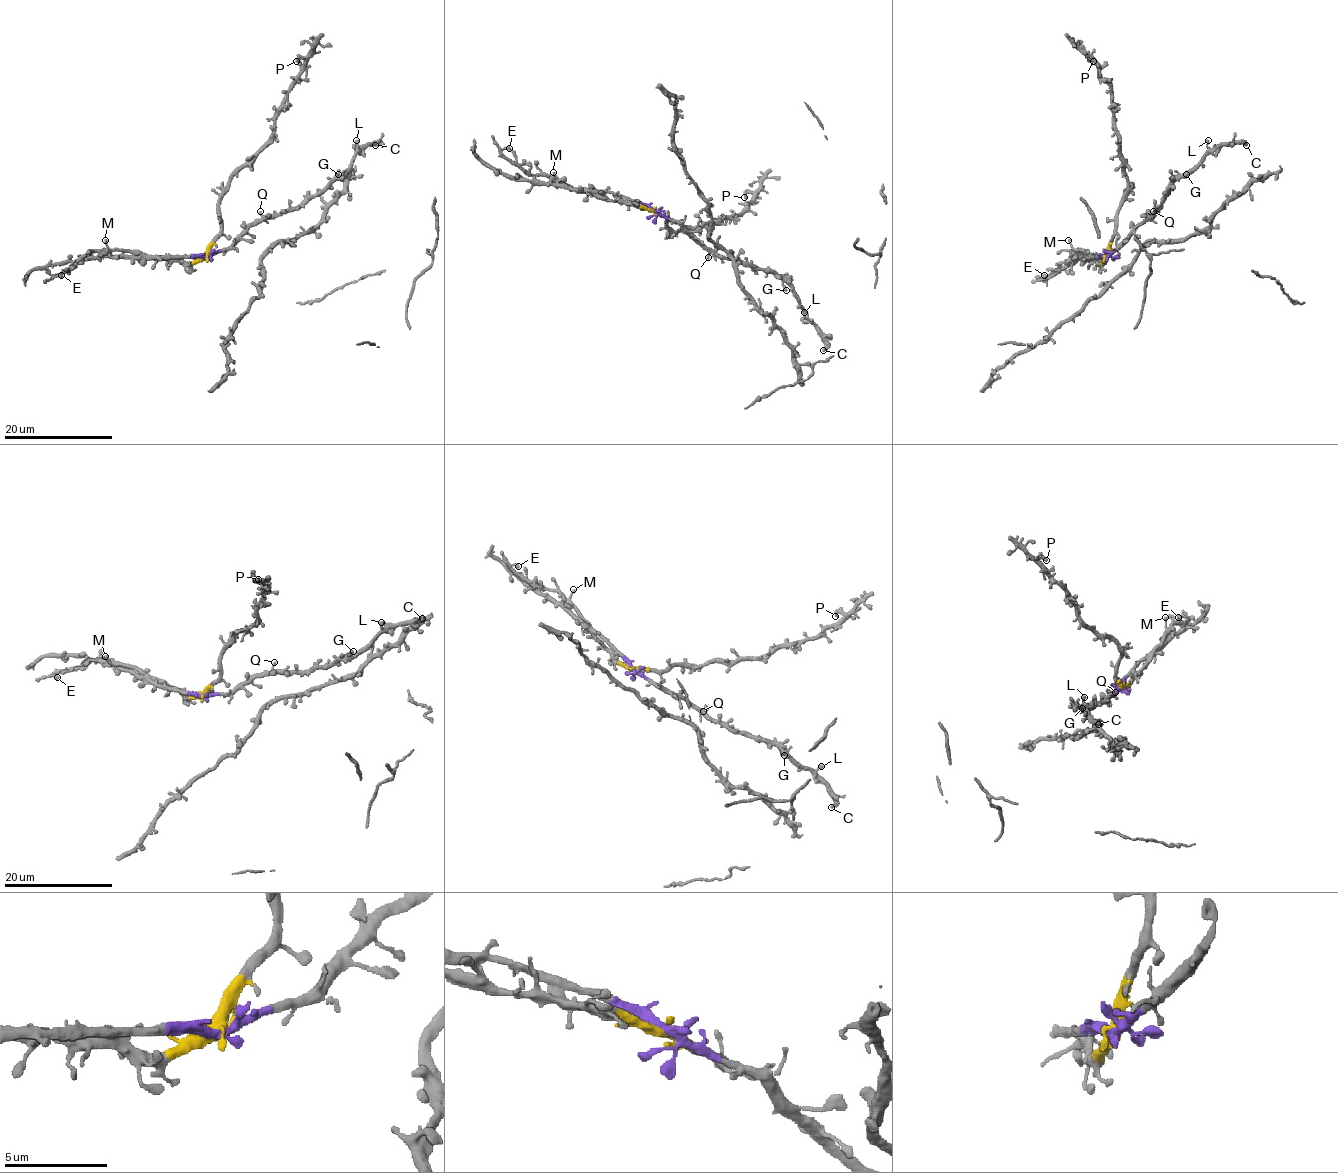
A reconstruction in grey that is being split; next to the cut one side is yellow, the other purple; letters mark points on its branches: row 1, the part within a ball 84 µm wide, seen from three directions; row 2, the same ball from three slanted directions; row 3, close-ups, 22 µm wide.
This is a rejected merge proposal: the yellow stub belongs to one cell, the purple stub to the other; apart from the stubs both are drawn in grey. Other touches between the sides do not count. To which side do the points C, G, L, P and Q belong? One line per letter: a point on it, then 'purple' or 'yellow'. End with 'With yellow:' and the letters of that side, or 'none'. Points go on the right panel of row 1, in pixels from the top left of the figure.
C: (1246, 145) | purple
G: (1186, 174) | purple
L: (1208, 140) | purple
P: (1093, 61) | yellow
Q: (1153, 211) | purple
With yellow: P

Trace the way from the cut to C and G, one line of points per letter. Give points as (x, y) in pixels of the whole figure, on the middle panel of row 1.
C: (654, 211), (675, 220), (698, 243), (719, 255), (773, 270), (792, 289), (824, 342), (823, 350)
G: (654, 211), (675, 220), (698, 243), (719, 255), (756, 269), (770, 269), (786, 290)

